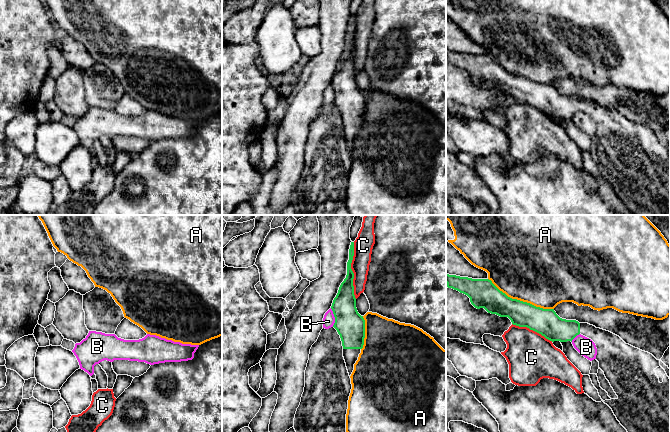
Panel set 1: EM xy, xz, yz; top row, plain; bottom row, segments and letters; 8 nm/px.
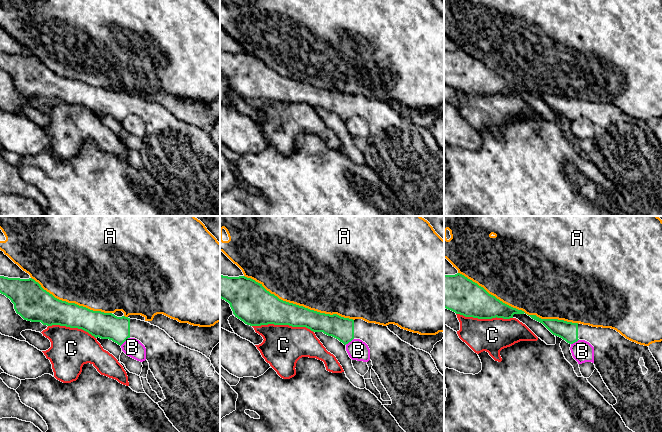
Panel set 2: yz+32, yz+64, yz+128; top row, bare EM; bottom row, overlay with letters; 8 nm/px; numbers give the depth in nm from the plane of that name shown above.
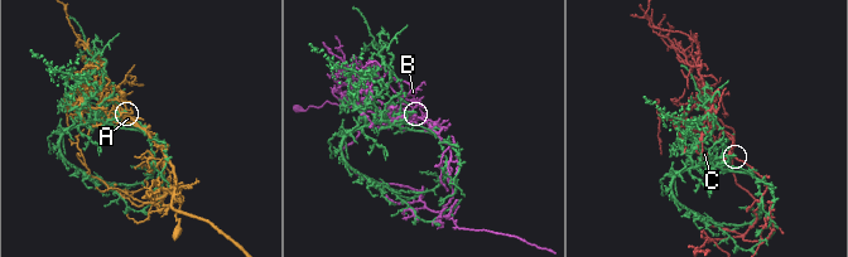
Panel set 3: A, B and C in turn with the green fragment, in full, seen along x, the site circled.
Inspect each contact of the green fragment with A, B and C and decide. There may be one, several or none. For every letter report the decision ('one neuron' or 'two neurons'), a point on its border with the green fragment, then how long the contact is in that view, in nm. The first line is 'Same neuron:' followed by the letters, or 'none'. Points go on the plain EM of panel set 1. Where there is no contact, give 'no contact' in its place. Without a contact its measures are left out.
Same neuron: none
A: two neurons; meets green in yz at (521, 77); contact 600 nm long
B: two neurons; meets green in xz at (334, 92); contact 150 nm long
C: two neurons; meets green in xz at (351, 46); contact 460 nm long

